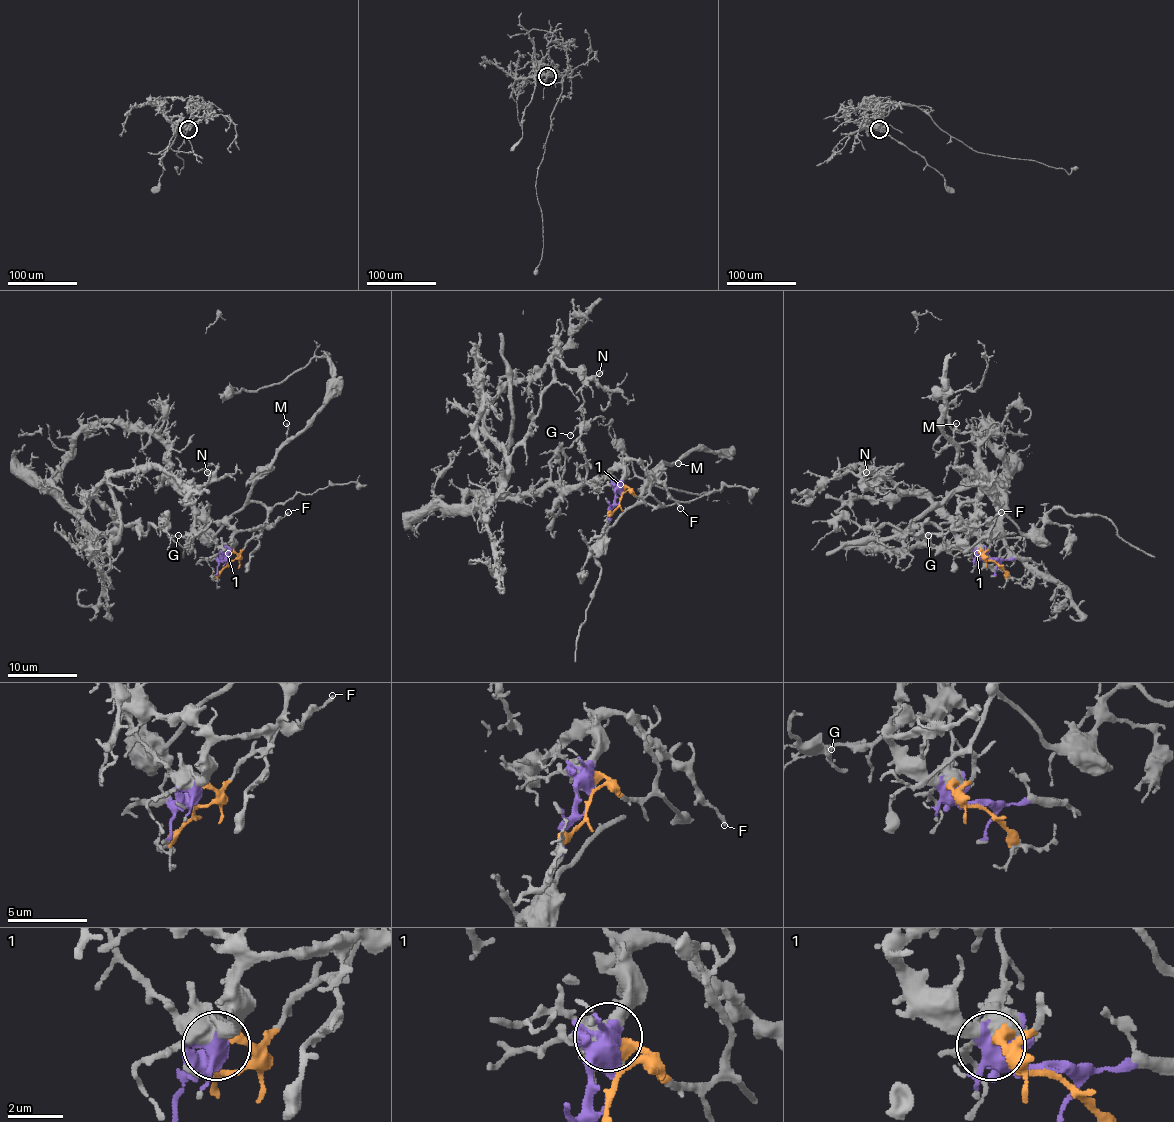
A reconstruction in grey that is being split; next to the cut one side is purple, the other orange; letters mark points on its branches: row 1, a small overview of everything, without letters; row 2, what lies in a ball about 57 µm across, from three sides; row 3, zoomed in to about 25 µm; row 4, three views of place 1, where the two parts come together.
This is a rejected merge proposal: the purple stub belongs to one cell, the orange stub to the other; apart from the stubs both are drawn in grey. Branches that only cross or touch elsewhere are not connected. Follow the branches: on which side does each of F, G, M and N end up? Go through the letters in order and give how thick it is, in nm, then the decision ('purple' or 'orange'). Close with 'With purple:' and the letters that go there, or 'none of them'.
F: 200 nm thick; purple
G: 110 nm thick; purple
M: 120 nm thick; orange
N: 150 nm thick; purple
With purple: F, G, N

